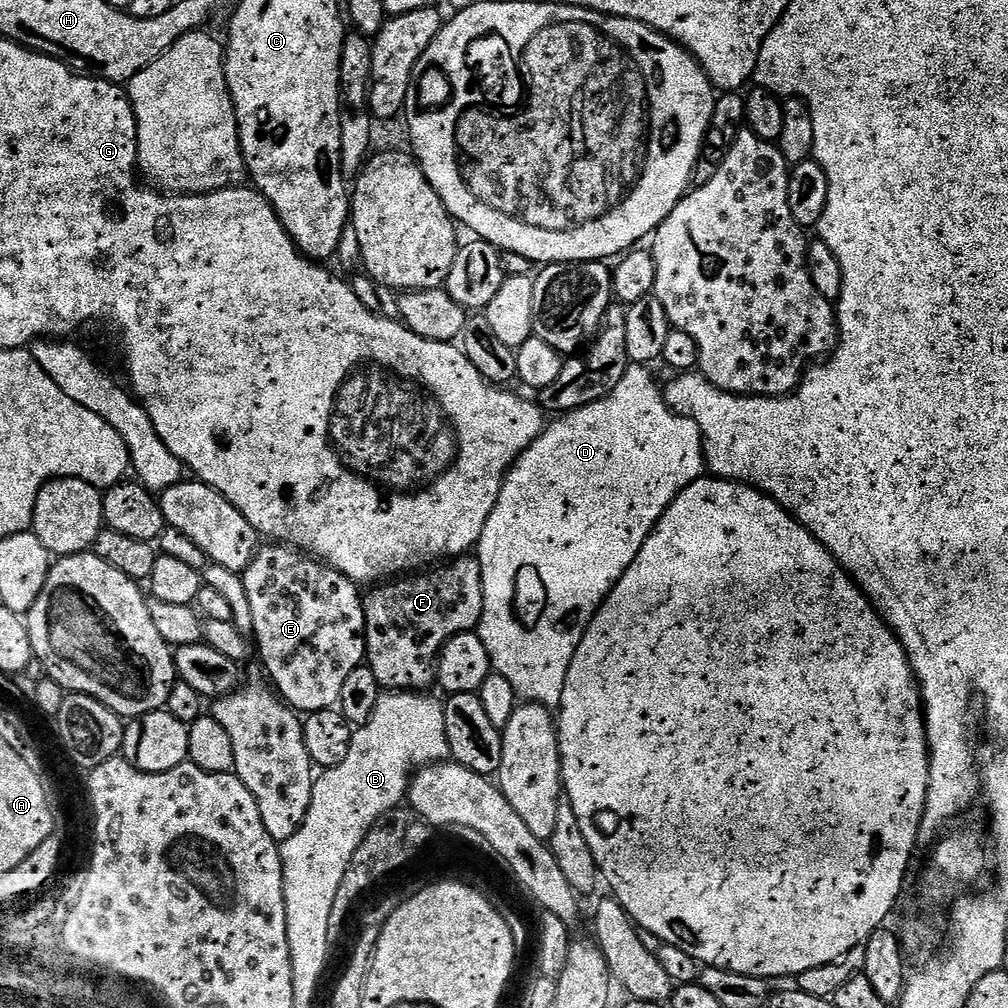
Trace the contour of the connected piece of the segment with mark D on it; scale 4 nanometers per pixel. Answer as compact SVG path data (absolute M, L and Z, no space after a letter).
M629 363L626 374L622 374L622 382L618 382L618 386L614 386L614 390L606 394L606 398L553 419L556 421L553 424L551 421L543 434L516 459L508 475L504 477L504 485L498 494L498 502L494 502L494 510L490 510L490 518L486 518L486 526L482 530L478 545L484 587L484 609L478 625L478 635L486 646L494 671L502 674L502 678L506 678L510 686L514 686L521 701L543 704L549 710L559 709L570 662L582 642L584 632L596 617L596 612L604 604L605 598L612 593L613 586L620 581L622 574L626 574L634 558L638 558L638 550L642 550L646 538L656 529L656 523L672 505L674 498L678 498L678 494L682 494L686 486L690 486L705 475L704 439L698 426L693 420L677 416L670 410L670 406L664 400L661 381L658 382L652 377L652 370L651 367L642 364Z

